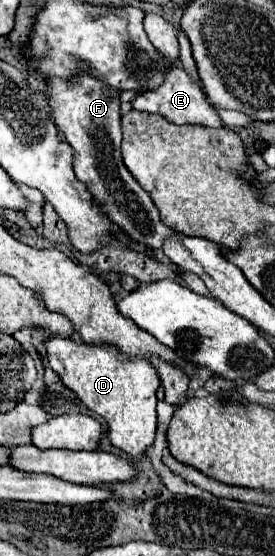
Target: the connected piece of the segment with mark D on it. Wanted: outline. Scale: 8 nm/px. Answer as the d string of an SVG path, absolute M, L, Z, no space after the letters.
M52 338L46 340L46 348L50 368L88 410L106 420L110 444L134 458L142 458L156 436L156 390L160 388L156 368L146 360L120 362L116 348L108 344L90 346L80 338Z

